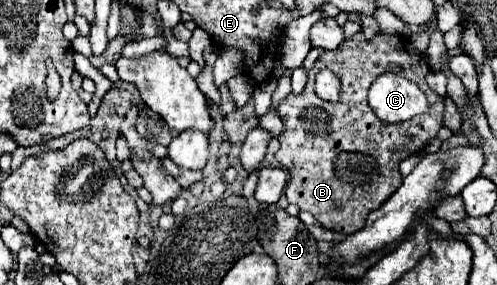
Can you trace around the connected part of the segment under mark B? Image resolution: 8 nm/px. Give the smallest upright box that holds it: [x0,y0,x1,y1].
[275,33,445,233]

